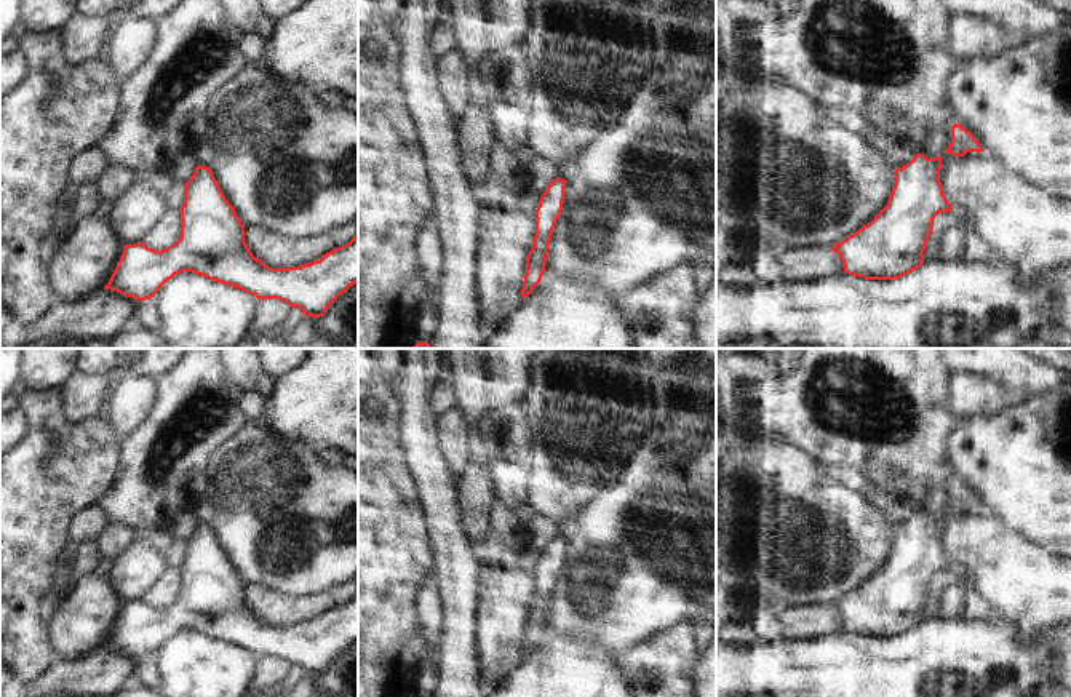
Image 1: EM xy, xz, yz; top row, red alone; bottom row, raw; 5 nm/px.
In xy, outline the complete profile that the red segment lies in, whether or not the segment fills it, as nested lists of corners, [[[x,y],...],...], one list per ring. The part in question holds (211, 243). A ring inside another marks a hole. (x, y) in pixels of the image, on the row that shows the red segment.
[[[198,165],[185,182],[181,206],[181,238],[166,249],[147,248],[142,241],[125,245],[117,267],[104,289],[145,301],[174,275],[192,272],[208,280],[241,289],[257,299],[280,299],[289,307],[299,307],[304,315],[320,318],[329,305],[350,286],[358,283],[358,232],[344,246],[321,256],[320,261],[301,267],[272,269],[254,257],[245,241],[245,225],[235,208],[225,200],[209,166]]]

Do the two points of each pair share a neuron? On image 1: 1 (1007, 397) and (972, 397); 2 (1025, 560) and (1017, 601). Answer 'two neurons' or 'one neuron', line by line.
1: one neuron
2: one neuron

